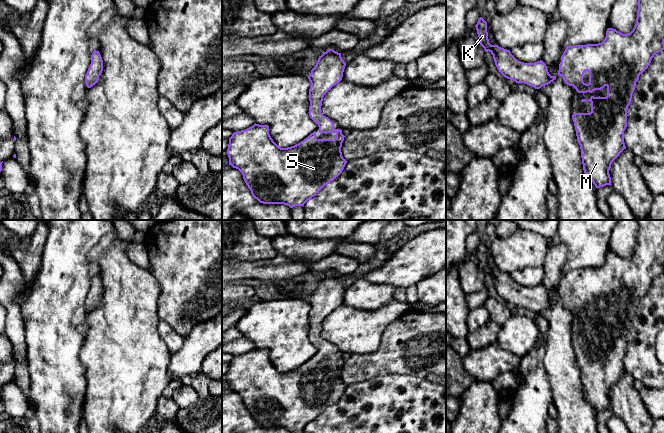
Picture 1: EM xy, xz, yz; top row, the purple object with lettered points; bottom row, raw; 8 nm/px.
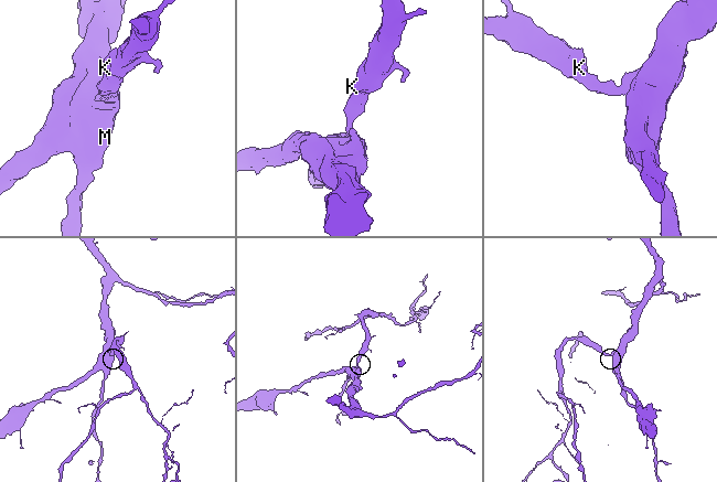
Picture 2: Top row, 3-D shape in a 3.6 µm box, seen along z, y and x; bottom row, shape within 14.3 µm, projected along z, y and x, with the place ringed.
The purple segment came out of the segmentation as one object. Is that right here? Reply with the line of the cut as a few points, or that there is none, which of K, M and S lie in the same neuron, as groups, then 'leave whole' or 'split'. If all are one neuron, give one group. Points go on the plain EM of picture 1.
cut none; groups K M S; leave whole

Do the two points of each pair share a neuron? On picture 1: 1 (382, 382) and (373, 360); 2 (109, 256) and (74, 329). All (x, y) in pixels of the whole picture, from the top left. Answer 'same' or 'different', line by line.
1: different
2: different

